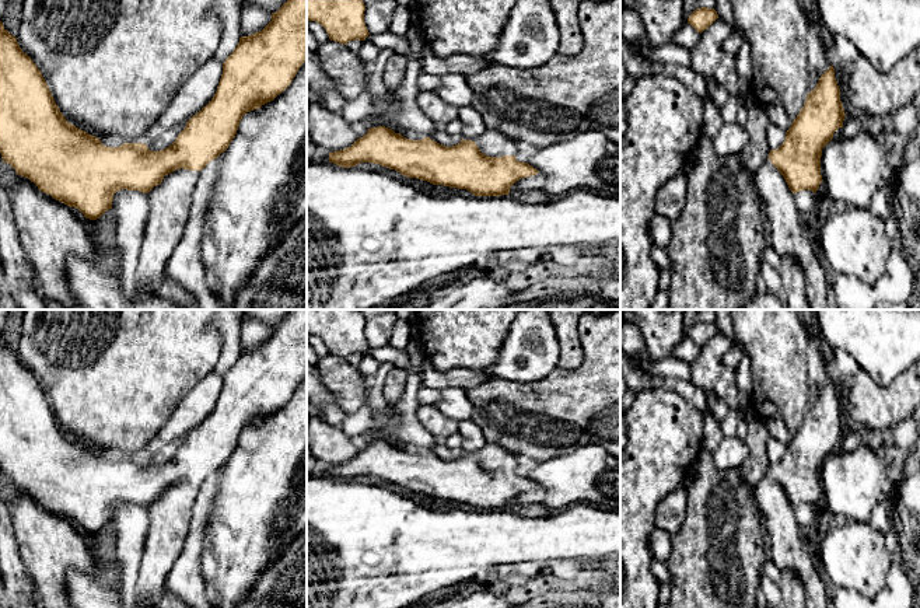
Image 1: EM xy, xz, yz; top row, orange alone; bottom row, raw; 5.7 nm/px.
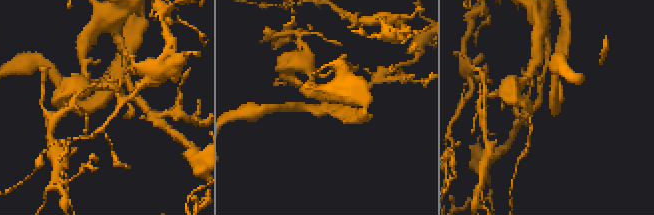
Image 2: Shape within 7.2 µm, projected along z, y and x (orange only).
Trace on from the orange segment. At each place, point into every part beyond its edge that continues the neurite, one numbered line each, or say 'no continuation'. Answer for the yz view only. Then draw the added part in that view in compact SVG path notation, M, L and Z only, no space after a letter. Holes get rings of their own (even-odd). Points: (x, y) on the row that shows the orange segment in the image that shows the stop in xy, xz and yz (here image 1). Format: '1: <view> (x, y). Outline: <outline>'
1: yz (787, 234). Outline: M766 160L758 168L755 184L766 217L770 249L784 255L791 266L797 263L801 268L811 310L830 310L829 280L816 255L816 240L798 214L794 193L784 177L770 160Z

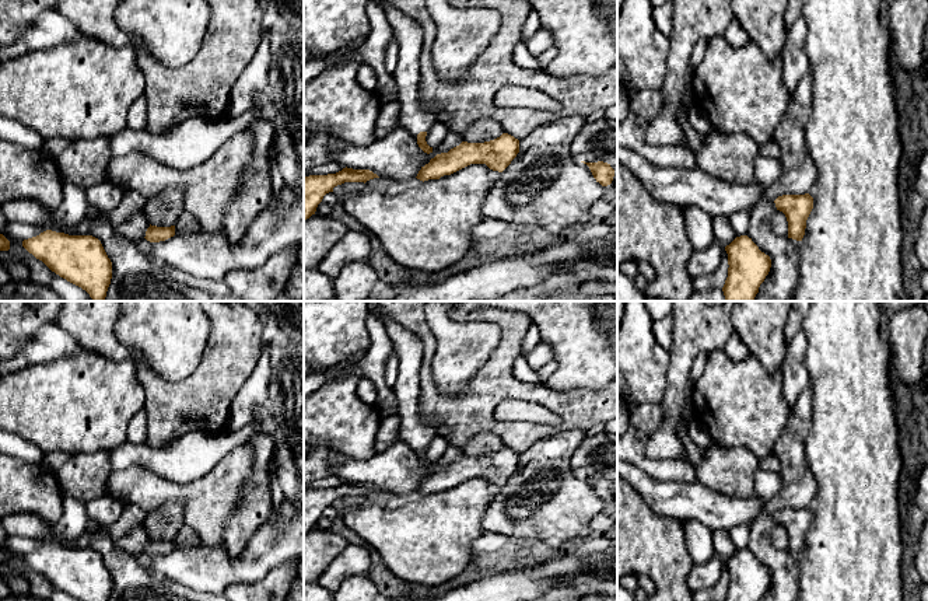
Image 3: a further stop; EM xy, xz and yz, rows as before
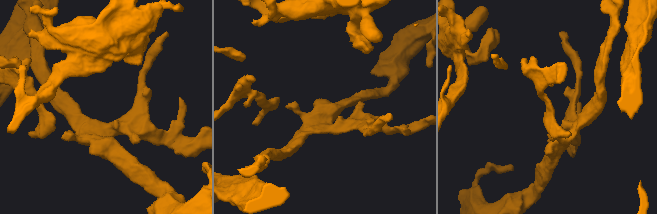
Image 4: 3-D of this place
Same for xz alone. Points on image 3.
1: xz (415, 116). Outline: M382 0L375 1L384 8L399 43L399 62L393 71L396 101L400 105L399 125L417 140L420 132L428 132L437 122L434 111L420 102L420 55L424 32L402 11Z

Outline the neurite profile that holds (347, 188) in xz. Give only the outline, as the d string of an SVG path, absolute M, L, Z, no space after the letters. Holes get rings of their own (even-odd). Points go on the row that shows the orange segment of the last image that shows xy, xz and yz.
M344 182L333 188L333 193L336 193L340 199L351 193L360 193L364 188L364 182Z

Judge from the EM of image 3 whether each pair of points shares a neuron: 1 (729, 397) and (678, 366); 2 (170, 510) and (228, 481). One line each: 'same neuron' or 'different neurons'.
1: different neurons
2: different neurons

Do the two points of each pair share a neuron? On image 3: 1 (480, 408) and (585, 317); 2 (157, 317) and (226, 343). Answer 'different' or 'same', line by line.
1: different
2: different

